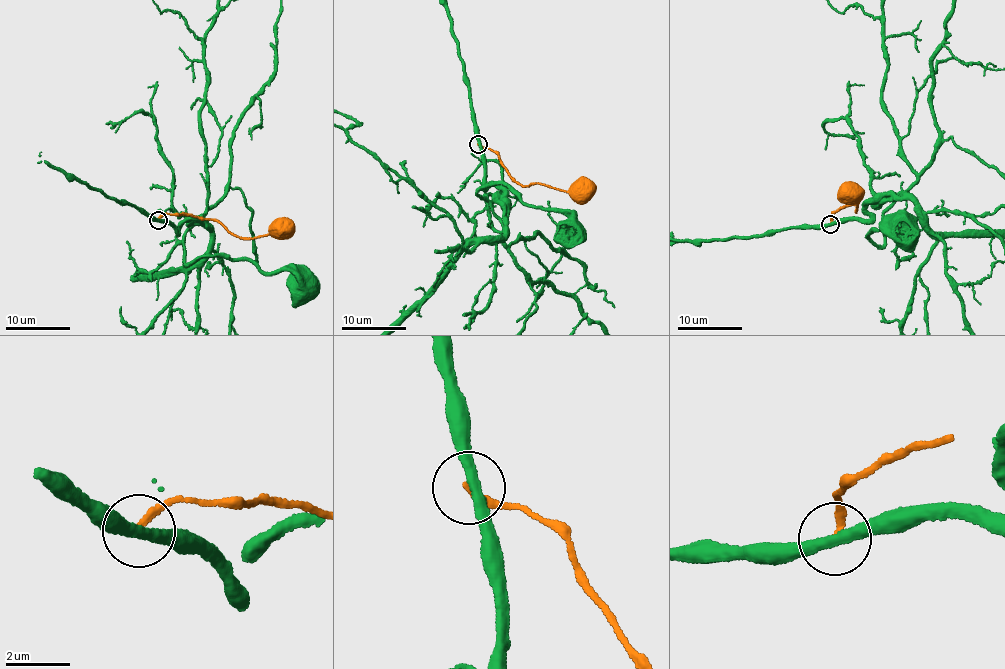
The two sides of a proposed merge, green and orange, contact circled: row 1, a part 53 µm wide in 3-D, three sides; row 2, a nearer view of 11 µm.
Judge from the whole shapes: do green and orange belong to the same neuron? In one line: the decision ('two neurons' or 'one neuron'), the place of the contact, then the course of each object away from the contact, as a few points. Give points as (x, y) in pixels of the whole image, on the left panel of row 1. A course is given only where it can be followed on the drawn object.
two neurons; at (158, 220); green runs (159, 219), (177, 231), (202, 224), (184, 232), (186, 264), (250, 260), (299, 273), (303, 289); orange runs (157, 219), (169, 213), (213, 219), (240, 237), (281, 234), (284, 231)

